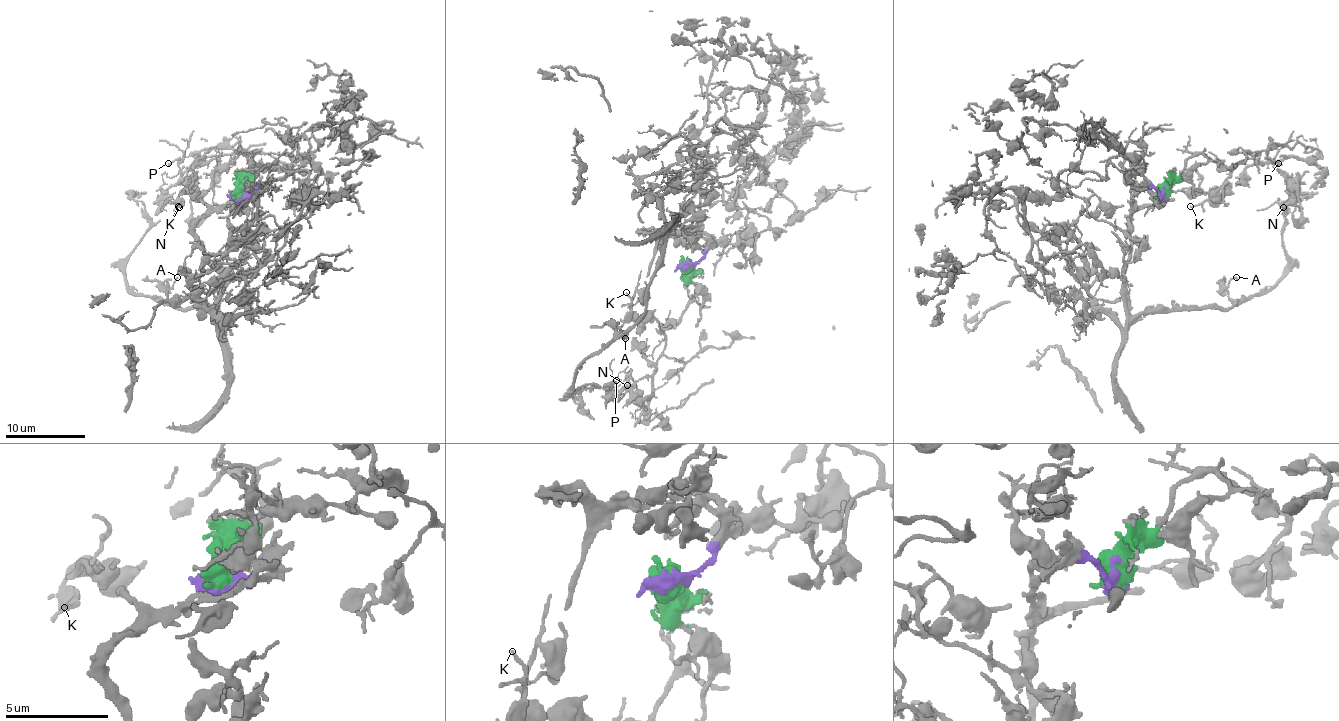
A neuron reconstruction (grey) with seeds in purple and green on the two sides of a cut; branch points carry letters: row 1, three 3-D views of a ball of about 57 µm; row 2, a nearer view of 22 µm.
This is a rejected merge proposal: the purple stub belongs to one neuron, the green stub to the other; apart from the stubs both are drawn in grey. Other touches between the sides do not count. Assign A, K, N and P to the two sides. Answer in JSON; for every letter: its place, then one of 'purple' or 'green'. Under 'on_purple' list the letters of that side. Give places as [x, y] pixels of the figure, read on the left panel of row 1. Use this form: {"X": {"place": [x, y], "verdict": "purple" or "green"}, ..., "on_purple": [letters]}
{"A": {"place": [177, 277], "verdict": "purple"}, "K": {"place": [178, 206], "verdict": "green"}, "N": {"place": [179, 207], "verdict": "green"}, "P": {"place": [168, 163], "verdict": "green"}, "on_purple": ["A"]}

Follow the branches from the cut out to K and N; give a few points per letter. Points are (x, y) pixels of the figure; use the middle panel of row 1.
K: (688, 267), (688, 277), (696, 289), (680, 317), (662, 331), (654, 321), (628, 317), (632, 301), (626, 293)
N: (688, 267), (696, 285), (688, 307), (664, 329), (662, 357), (654, 371), (615, 401), (628, 385)

